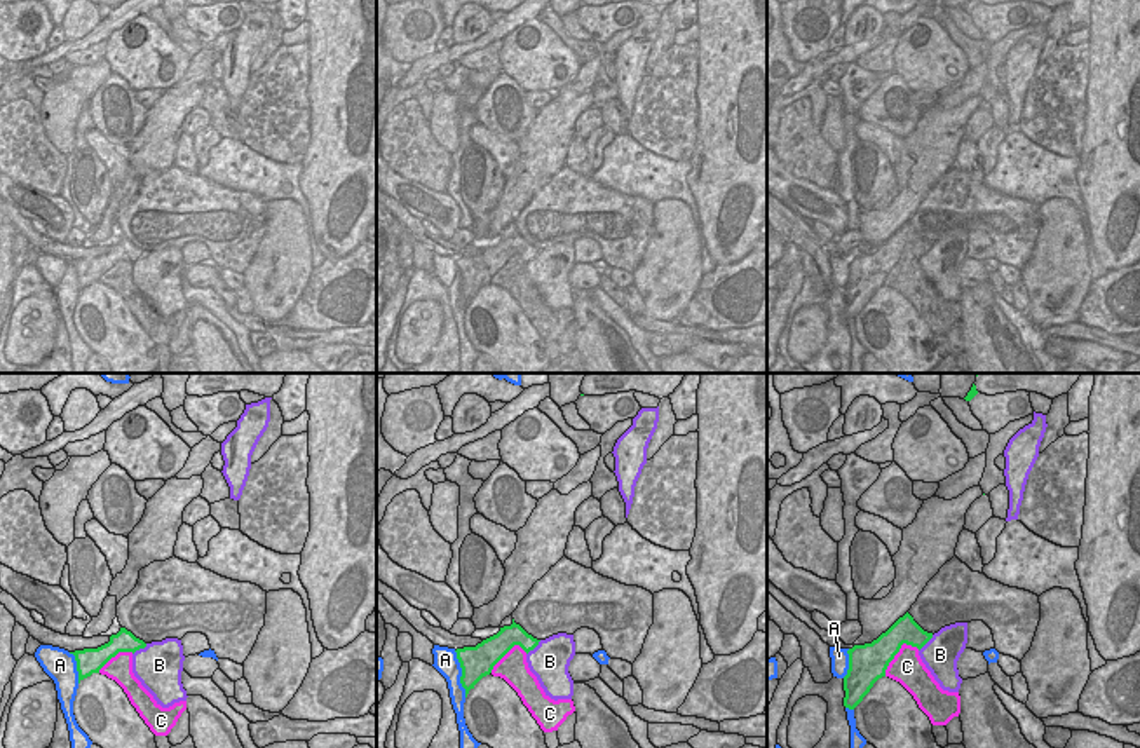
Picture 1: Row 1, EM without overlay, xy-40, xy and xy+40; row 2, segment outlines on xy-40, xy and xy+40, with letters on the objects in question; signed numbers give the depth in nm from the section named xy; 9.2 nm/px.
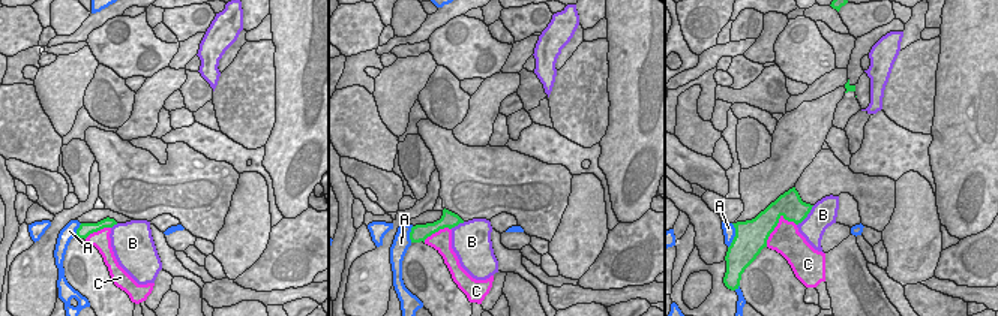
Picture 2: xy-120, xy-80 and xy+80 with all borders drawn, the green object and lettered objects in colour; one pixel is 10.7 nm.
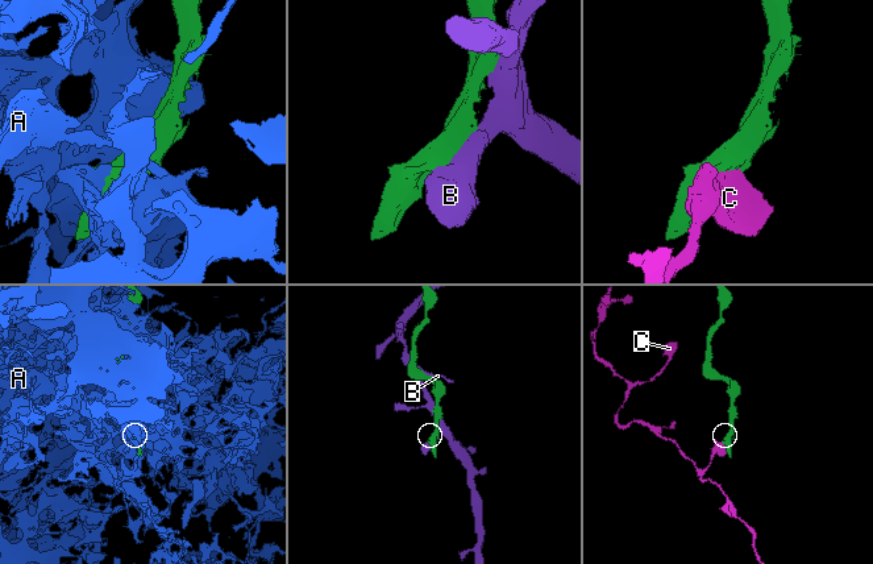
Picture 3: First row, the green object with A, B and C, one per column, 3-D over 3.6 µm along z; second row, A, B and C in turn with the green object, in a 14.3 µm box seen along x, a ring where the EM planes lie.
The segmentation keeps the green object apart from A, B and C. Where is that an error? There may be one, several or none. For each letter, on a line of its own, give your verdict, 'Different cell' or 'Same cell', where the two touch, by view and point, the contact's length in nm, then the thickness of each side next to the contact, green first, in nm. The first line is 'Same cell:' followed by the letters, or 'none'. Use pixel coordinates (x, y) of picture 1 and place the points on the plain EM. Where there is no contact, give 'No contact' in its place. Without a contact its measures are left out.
Same cell: none
A: Different cell. Touches green at xy (462, 283). Shared border 440 nm. Thickness 300 nm (green) against 220 nm
B: Different cell. Touches green at xy-40 (140, 257). Shared border 180 nm. Thickness 200 nm (green) against 440 nm
C: Different cell. Touches green at xy+40 (898, 260). Shared border 420 nm. Thickness 300 nm (green) against 300 nm

